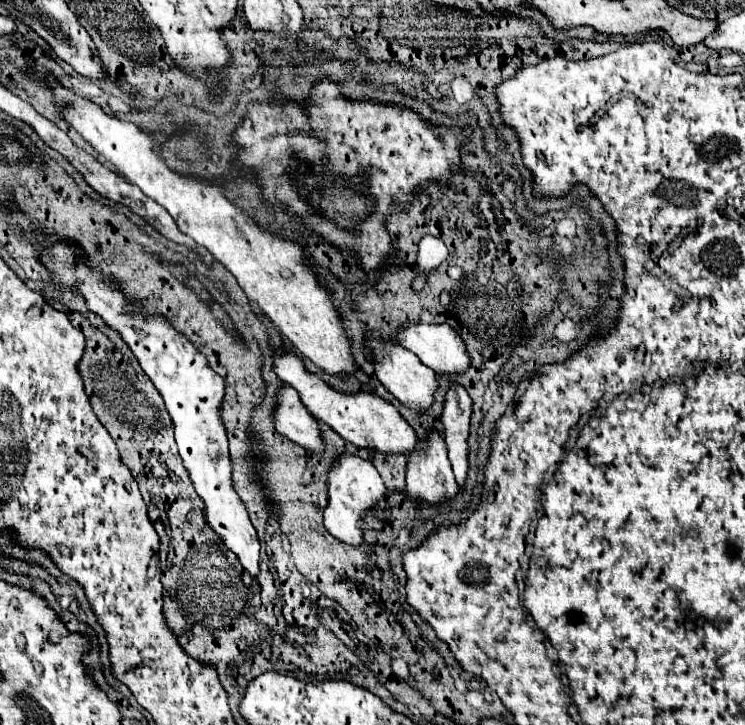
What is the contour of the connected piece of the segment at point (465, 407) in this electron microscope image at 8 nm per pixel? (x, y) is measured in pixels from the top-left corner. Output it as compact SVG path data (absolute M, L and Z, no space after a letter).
M452 383L444 395L444 409L440 421L444 425L444 441L448 447L448 457L458 485L466 481L466 471L468 471L470 413L472 413L472 399L468 397L462 385Z

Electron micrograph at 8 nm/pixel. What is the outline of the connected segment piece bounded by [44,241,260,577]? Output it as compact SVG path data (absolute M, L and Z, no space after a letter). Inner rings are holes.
M54 241L52 251L54 257L44 259L44 263L54 275L56 287L74 287L86 299L86 307L98 313L112 329L122 335L144 373L160 391L174 423L178 453L194 483L196 493L204 501L204 517L208 527L222 539L224 547L238 557L240 565L252 577L258 577L260 541L256 537L254 525L248 519L246 507L242 505L240 497L232 487L232 461L228 455L228 439L224 423L218 417L218 409L224 397L224 379L208 367L206 357L182 333L178 333L168 319L164 319L162 315L148 315L142 305L130 303L114 281L100 279L94 271L90 271L80 261L80 249L68 243Z

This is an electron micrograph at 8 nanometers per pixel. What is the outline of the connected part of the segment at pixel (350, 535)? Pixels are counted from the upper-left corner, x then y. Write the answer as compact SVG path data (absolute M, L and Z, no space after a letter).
M340 455L326 475L328 483L328 505L324 509L324 527L340 541L350 545L362 543L362 517L368 507L374 507L384 495L384 483L370 461L364 461L358 455Z

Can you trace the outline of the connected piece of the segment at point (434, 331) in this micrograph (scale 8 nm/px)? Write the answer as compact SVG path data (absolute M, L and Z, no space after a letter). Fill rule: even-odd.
M404 323L396 329L396 341L418 355L418 359L436 373L452 377L470 367L462 339L448 325Z

